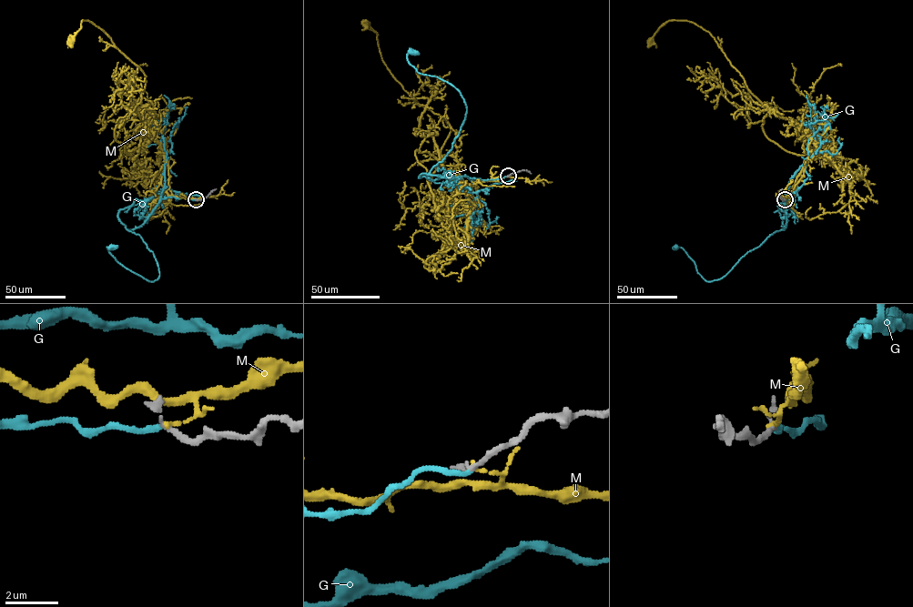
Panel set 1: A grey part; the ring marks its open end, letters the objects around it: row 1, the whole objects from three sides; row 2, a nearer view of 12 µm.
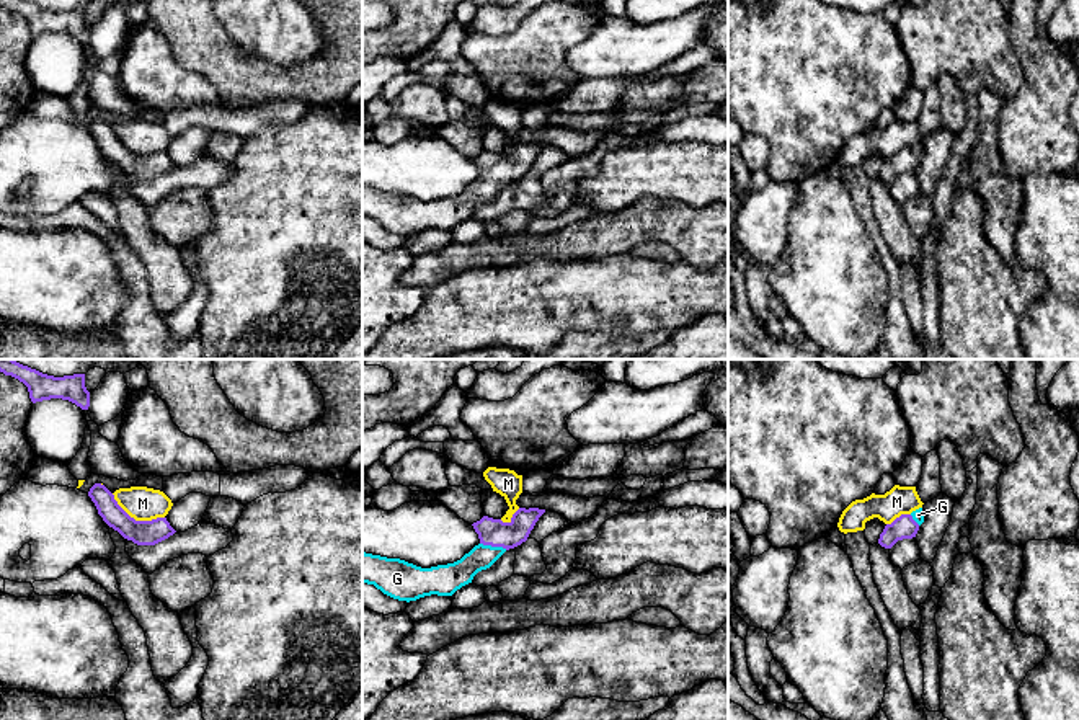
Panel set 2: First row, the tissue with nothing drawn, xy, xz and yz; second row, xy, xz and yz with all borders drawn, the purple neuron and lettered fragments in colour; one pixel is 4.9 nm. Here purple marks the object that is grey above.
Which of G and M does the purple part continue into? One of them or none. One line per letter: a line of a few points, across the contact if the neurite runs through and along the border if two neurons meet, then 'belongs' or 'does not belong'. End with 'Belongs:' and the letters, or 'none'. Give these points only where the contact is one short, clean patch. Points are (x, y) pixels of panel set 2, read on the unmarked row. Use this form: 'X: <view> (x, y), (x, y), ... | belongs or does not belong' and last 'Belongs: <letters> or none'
G: xz (495, 167), (493, 180), (459, 208) | belongs
M: xy (111, 128), (136, 154), (164, 152) | does not belong
Belongs: G

